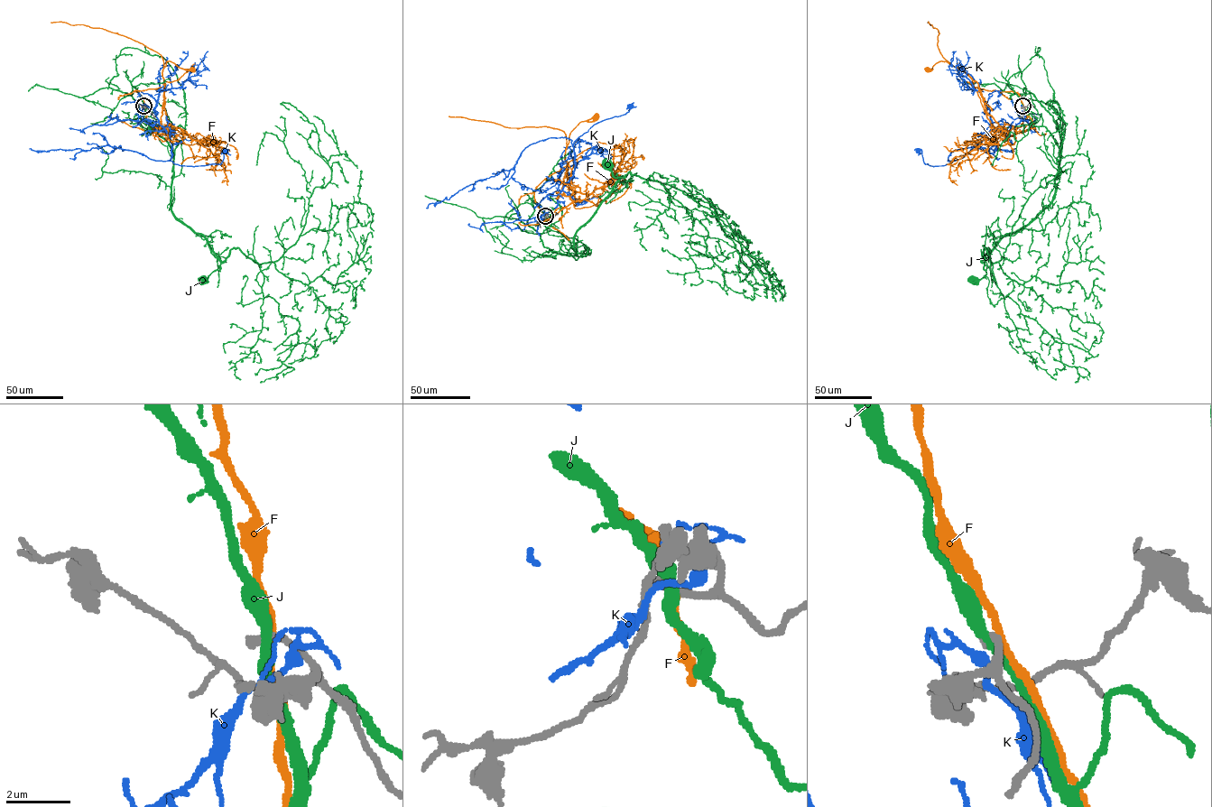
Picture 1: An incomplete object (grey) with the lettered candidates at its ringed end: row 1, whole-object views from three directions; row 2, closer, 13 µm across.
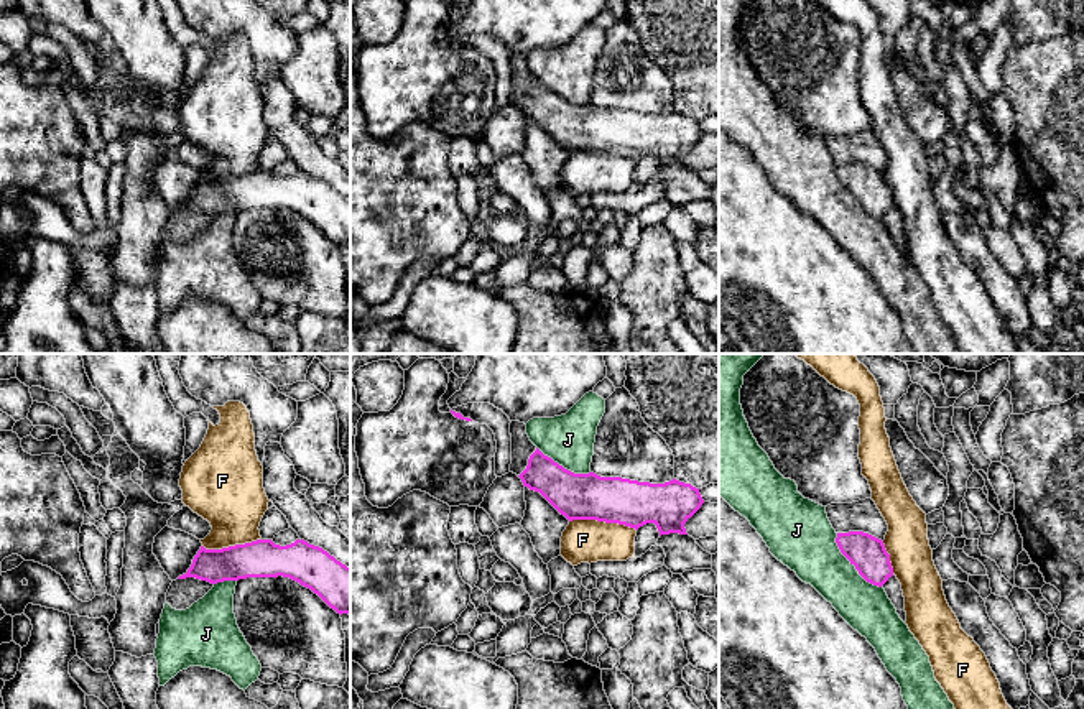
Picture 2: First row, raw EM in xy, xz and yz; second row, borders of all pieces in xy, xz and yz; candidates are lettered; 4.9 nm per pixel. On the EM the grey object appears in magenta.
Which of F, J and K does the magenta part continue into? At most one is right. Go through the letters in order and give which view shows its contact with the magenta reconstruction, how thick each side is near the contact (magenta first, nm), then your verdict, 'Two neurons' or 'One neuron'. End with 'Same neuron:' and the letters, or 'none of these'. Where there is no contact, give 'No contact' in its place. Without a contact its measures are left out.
F: Touches magenta in xz. Thickness 220 nm (magenta) against 200 nm. Two neurons
J: Touches magenta in yz. Thickness 180 nm (magenta) against 280 nm. Two neurons
K: No contact. Two neurons
Same neuron: none of these

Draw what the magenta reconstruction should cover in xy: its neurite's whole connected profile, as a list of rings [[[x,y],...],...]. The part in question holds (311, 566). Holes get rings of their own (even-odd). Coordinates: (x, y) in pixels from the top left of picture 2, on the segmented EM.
[[[257,540],[222,549],[206,549],[201,546],[186,574],[178,579],[196,577],[211,584],[239,581],[247,577],[290,577],[317,594],[337,614],[350,615],[350,568],[337,561],[319,546],[304,540],[280,546],[271,540]]]

